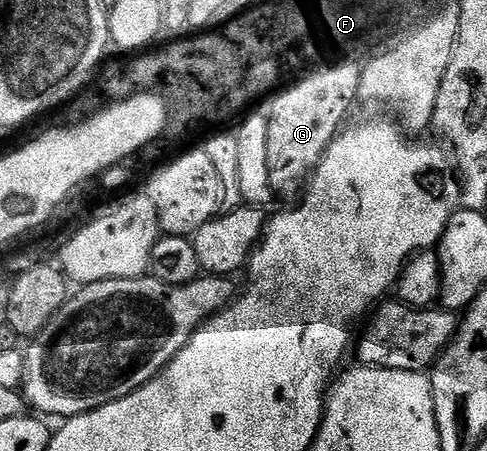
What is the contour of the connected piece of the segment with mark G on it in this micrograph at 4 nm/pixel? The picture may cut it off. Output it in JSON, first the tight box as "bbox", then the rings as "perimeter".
{"bbox":[268,60,361,199],"perimeter":[[[346,60],[341,64],[327,64],[321,68],[311,69],[305,76],[299,77],[293,84],[287,85],[269,99],[271,102],[270,110],[268,109],[268,172],[272,188],[279,199],[297,199],[303,193],[304,187],[326,154],[326,149],[339,137],[344,126],[342,121],[345,120],[346,113],[353,108],[354,101],[359,101],[361,89],[361,69],[353,61]]]}

